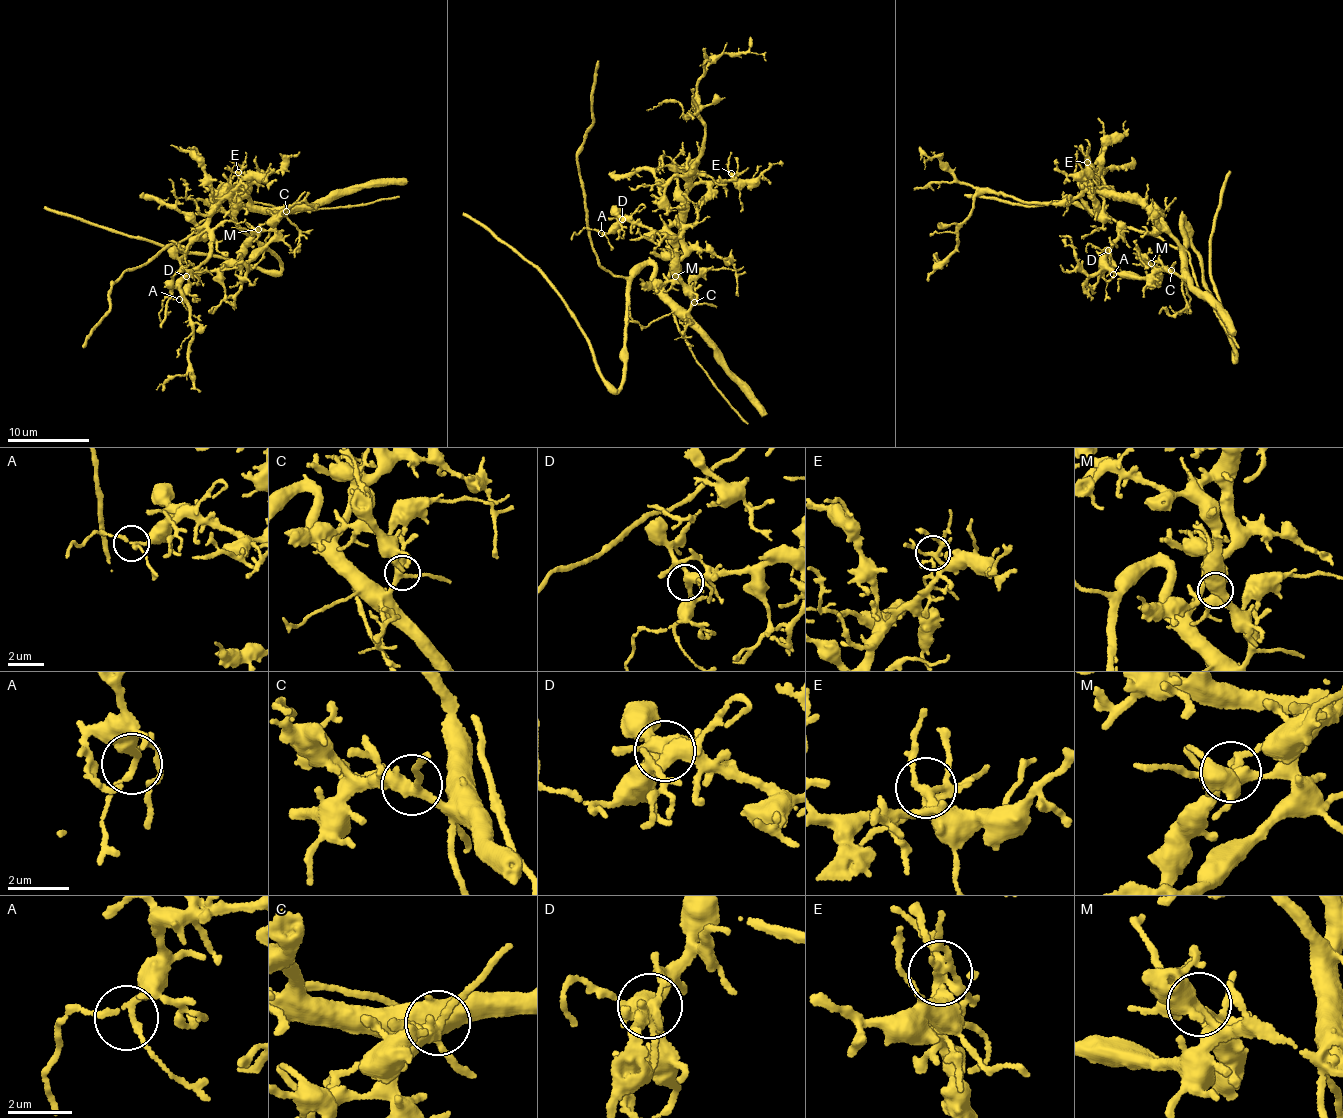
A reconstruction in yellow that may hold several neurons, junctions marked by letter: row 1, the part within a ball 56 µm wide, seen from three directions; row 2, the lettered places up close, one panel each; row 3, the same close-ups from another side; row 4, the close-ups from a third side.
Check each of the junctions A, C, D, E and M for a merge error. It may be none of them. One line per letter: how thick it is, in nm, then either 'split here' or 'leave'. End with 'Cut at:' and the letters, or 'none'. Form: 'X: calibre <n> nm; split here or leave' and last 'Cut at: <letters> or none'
A: calibre 150 nm; leave
C: calibre 360 nm; leave
D: calibre 340 nm; leave
E: calibre 200 nm; leave
M: calibre 340 nm; leave
Cut at: none

